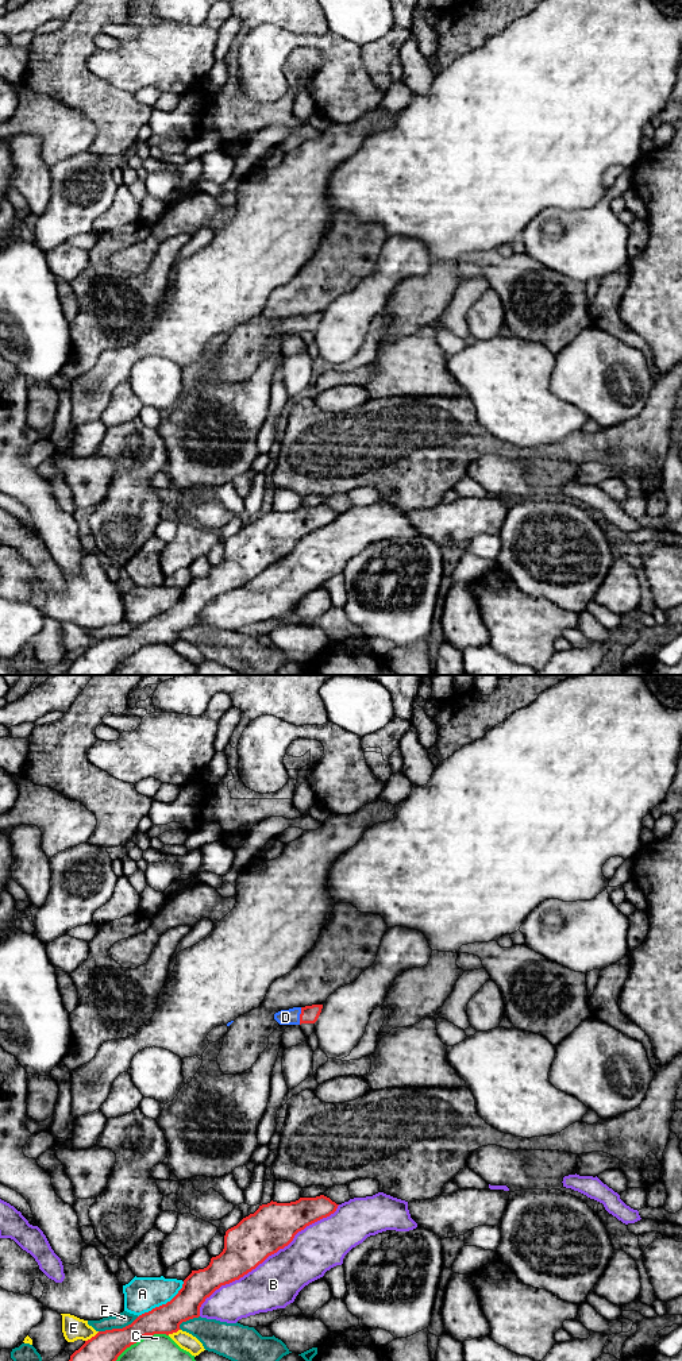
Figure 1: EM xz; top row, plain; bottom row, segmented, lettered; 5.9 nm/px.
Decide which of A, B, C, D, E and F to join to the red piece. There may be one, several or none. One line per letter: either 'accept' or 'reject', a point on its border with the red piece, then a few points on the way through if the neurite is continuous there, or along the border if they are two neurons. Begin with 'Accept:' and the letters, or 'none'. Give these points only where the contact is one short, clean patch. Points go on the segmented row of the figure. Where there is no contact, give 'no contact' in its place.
Accept: D
A: reject; meets red in xz at (162, 1304)
B: reject; meets red in xz at (265, 1259)
C: reject; meets red in xz at (141, 1338)
D: accept; meets red in xz at (300, 1016); runs through xz (309, 1014), (300, 1016), (285, 1017)
E: reject; meets red in xz at (92, 1337)
F: reject; meets red in xz at (118, 1329)

